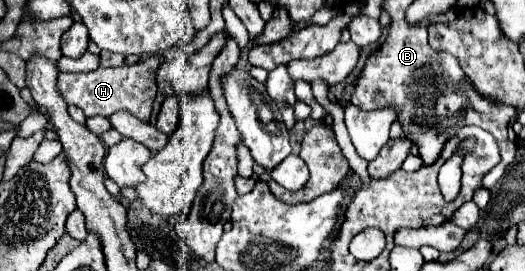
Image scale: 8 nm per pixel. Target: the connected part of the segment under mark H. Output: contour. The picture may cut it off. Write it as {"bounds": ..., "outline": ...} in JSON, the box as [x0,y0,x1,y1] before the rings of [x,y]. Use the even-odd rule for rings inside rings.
{"bounds":[58,54,164,122],"outline":[[[152,54],[136,64],[118,66],[118,68],[96,68],[86,74],[68,74],[62,72],[58,76],[58,90],[66,104],[74,104],[82,108],[82,112],[90,116],[112,116],[114,112],[130,112],[142,122],[150,122],[152,102],[156,96],[156,70],[164,62],[162,54]]]}

